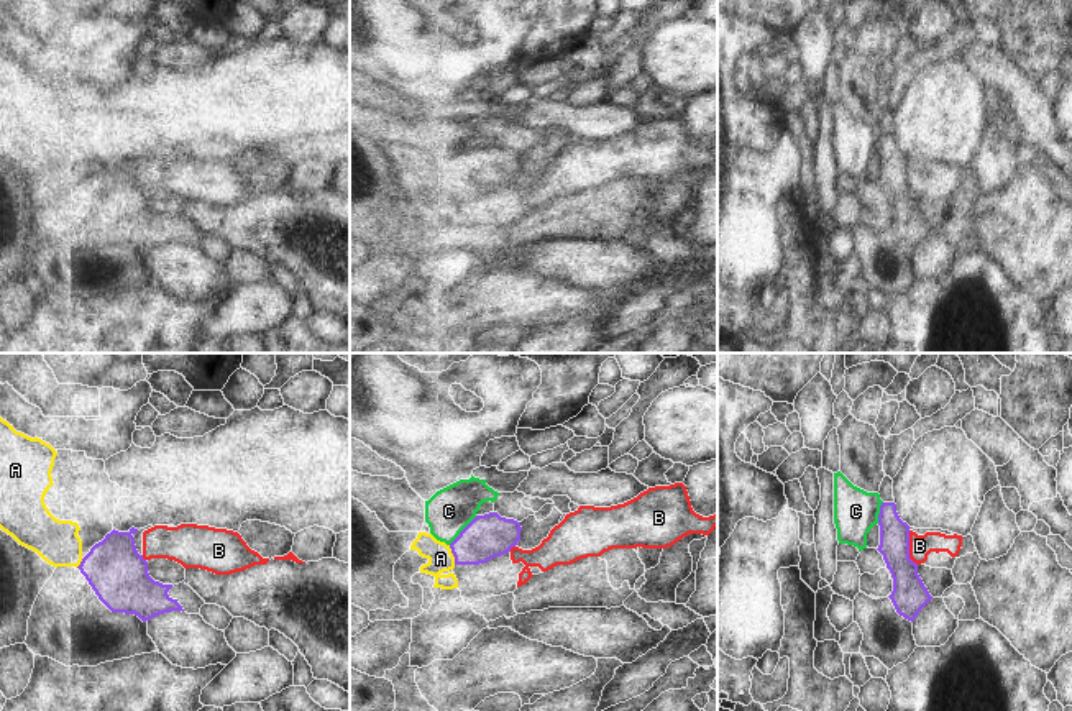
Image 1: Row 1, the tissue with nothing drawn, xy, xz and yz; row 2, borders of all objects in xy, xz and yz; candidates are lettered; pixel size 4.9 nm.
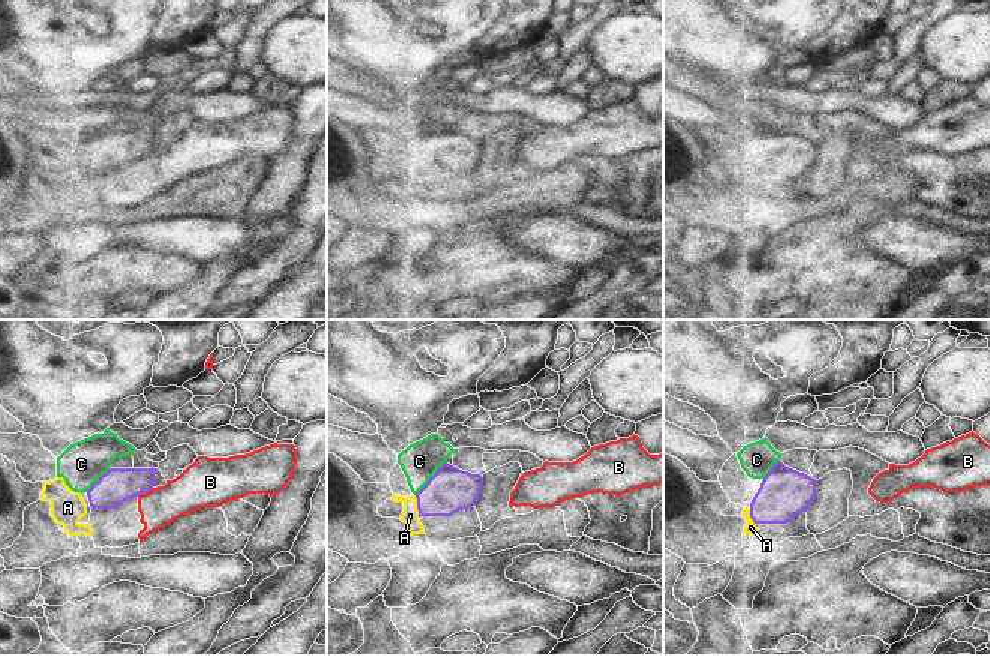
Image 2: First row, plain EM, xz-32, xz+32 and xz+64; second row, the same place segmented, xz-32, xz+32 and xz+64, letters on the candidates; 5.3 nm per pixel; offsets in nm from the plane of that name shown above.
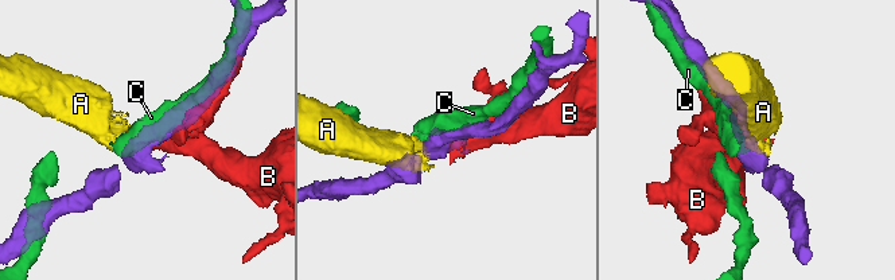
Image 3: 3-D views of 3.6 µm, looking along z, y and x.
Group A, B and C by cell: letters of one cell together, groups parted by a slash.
A / B / C

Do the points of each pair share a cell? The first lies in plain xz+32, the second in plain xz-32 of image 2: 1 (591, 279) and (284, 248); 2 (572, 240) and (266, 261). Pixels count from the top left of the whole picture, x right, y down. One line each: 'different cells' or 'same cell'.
1: same cell
2: different cells

